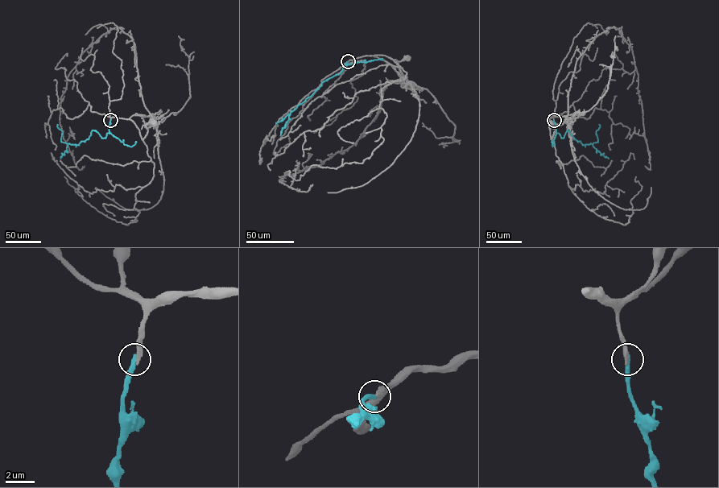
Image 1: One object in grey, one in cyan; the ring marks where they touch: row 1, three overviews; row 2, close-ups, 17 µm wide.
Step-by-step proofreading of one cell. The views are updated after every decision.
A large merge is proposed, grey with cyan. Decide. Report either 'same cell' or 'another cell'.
same cell

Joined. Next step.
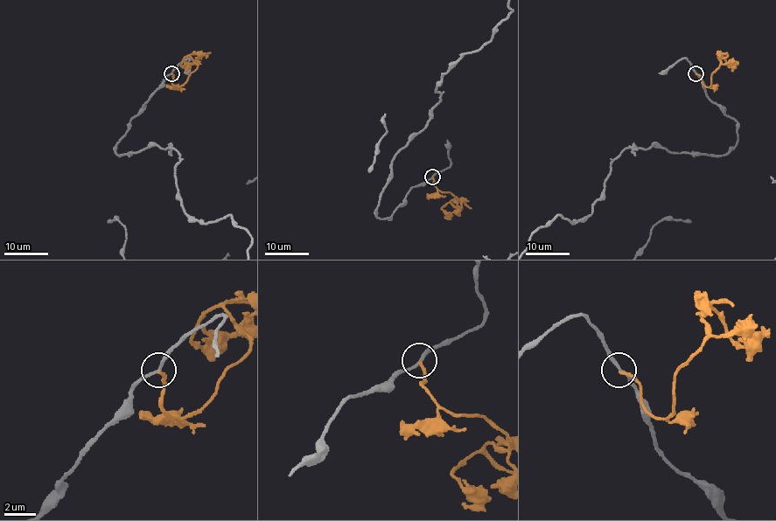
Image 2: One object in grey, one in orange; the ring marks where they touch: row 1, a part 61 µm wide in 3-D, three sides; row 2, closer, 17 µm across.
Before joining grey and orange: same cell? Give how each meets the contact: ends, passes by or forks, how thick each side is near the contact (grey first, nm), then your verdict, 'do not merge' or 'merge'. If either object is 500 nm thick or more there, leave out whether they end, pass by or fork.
grey passes by; orange ends there; 180 nm thick on the grey side, 180 nm on the other; do not merge

